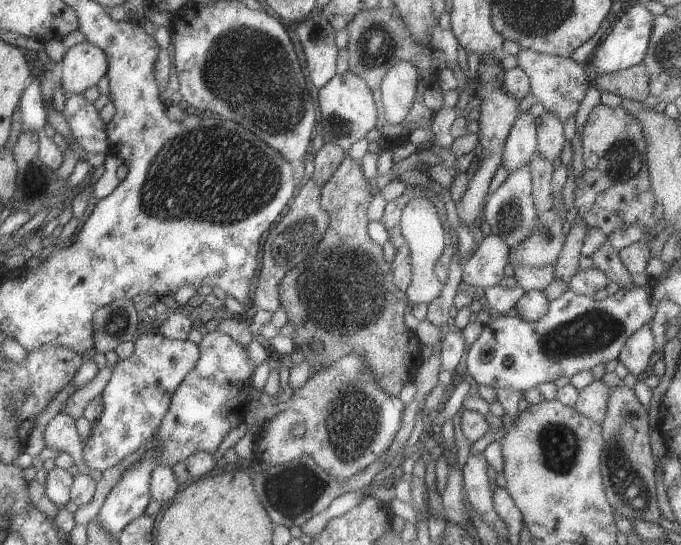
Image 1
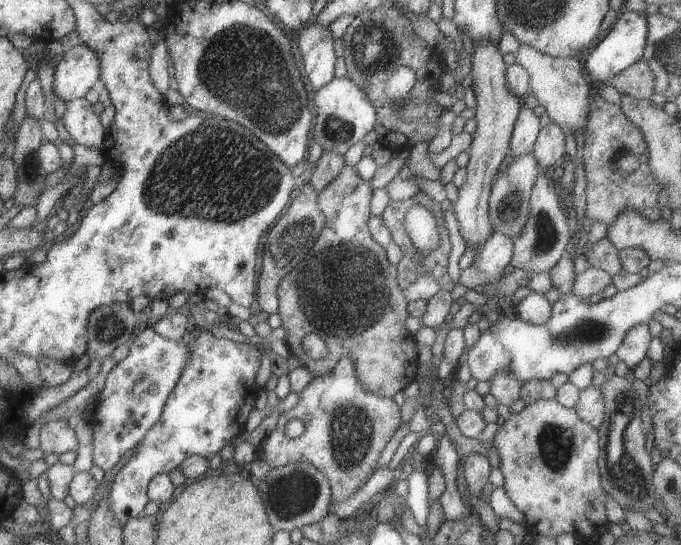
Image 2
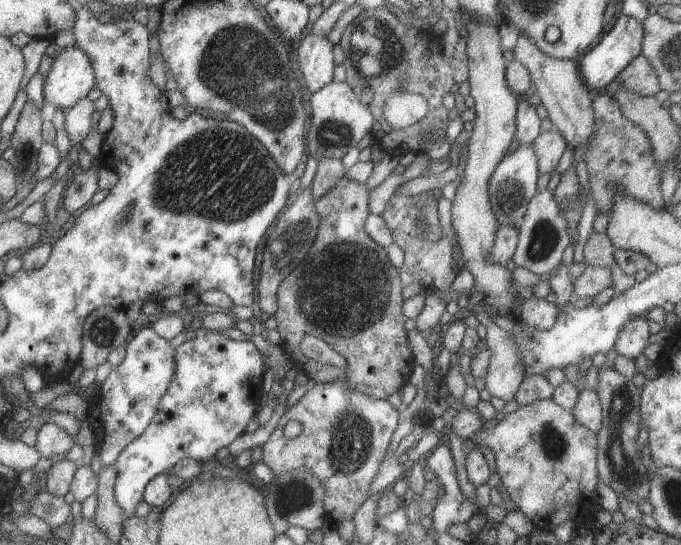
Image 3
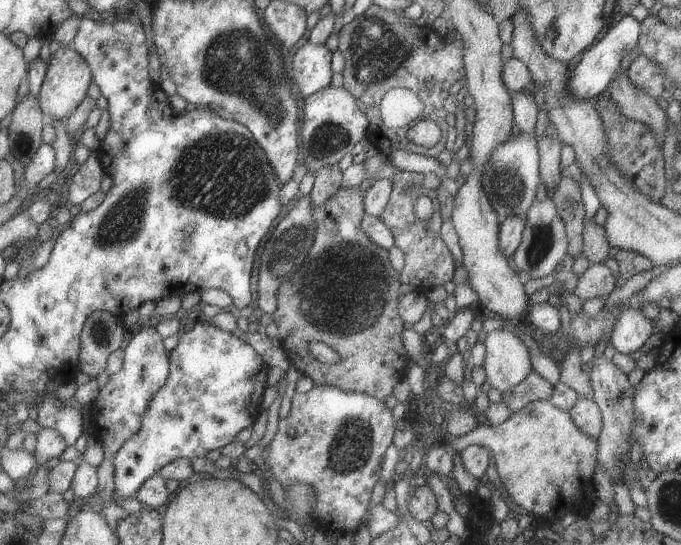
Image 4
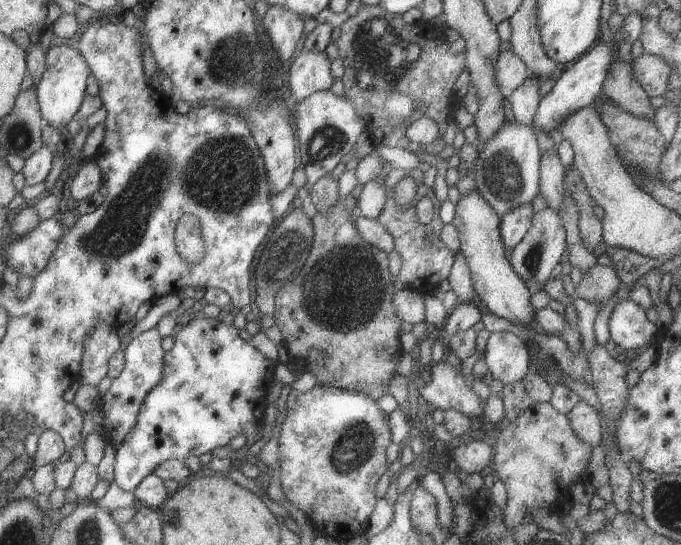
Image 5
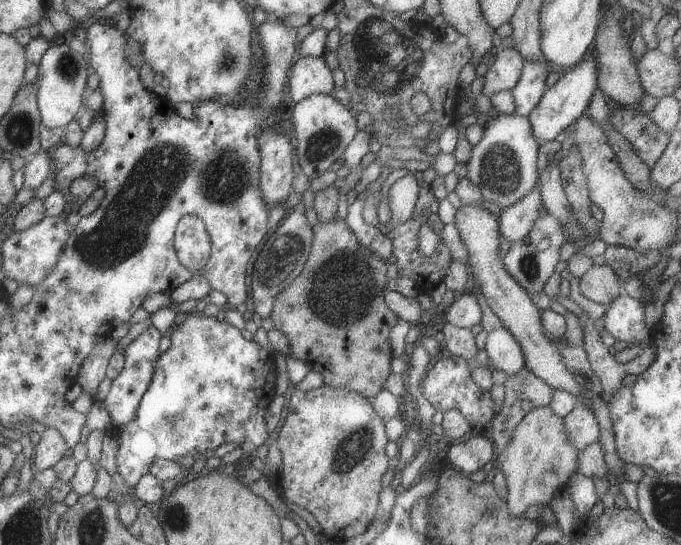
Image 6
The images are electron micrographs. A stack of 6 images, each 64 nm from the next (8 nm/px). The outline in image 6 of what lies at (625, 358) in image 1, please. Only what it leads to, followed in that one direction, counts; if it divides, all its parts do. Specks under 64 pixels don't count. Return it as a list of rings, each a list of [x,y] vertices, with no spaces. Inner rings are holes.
[[[622,292],[604,313],[604,329],[615,339],[644,348],[652,340],[651,329],[645,326],[645,304]]]

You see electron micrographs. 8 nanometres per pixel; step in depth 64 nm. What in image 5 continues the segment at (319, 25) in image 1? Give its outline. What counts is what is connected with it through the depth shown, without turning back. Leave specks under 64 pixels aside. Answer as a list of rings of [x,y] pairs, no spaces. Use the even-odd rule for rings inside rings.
[[[301,48],[290,65],[288,77],[292,100],[298,103],[317,91],[328,91],[335,84],[331,58],[327,52],[311,52]]]

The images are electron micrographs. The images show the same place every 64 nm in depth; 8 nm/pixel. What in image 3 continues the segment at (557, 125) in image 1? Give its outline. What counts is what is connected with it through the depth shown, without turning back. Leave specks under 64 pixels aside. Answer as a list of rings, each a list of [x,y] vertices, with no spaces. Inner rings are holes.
[[[550,128],[548,131],[541,130],[532,142],[535,152],[539,174],[554,174],[557,161],[566,148],[565,140],[557,132],[557,129]]]

